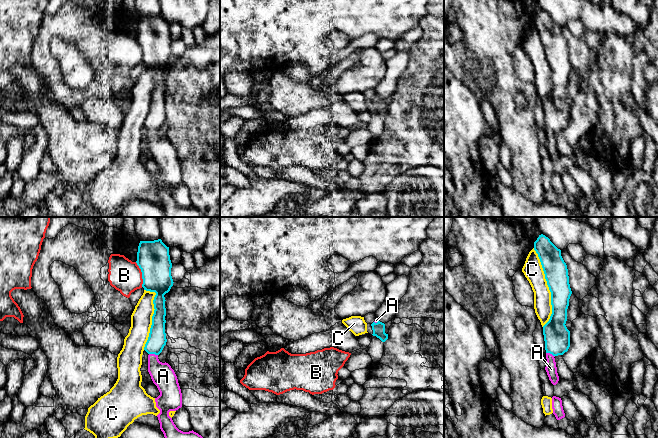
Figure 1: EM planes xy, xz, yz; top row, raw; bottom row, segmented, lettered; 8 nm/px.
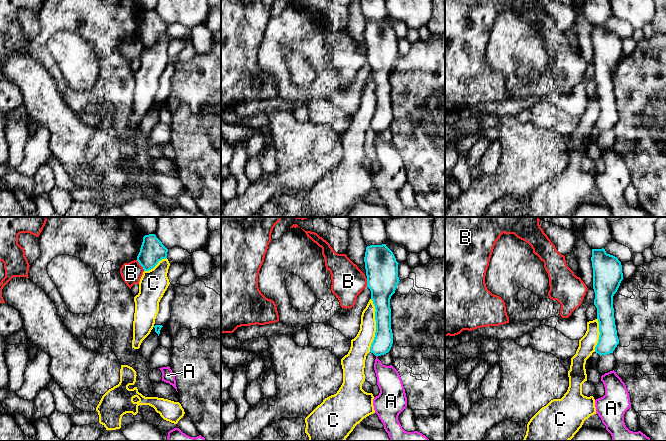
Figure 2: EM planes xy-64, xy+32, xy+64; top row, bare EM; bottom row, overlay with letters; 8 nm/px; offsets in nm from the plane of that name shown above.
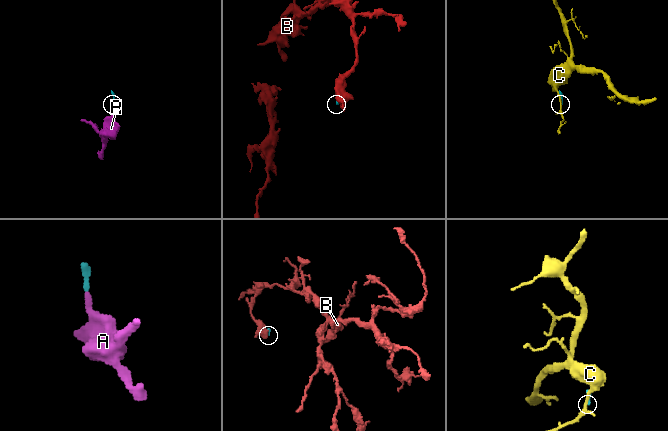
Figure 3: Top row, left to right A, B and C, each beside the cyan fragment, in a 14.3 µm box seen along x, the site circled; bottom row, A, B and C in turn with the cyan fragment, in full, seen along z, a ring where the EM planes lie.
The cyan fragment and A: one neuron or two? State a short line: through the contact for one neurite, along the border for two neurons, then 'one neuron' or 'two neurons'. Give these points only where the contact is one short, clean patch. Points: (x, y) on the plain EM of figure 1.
xy (157, 116), (153, 123), (153, 129), (154, 142), (163, 152) | one neuron

